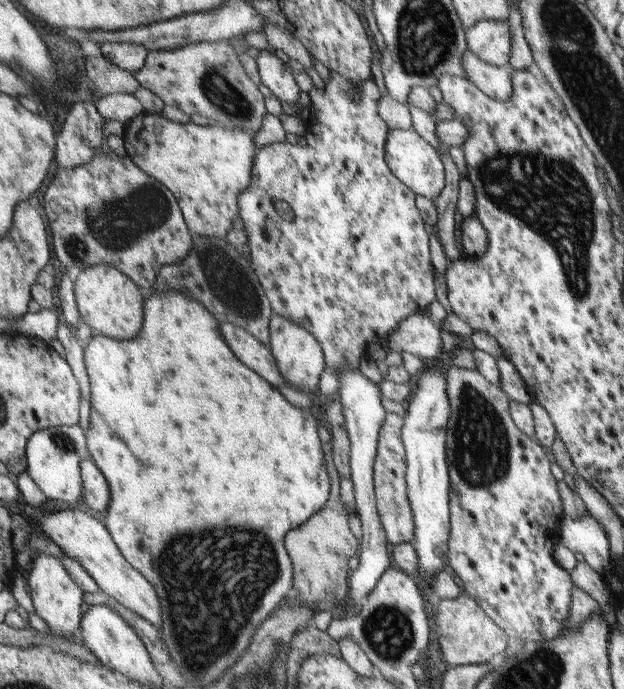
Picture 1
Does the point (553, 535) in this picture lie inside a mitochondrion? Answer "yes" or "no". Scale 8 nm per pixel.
no

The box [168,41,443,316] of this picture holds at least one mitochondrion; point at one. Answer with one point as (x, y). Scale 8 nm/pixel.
(220, 92)

